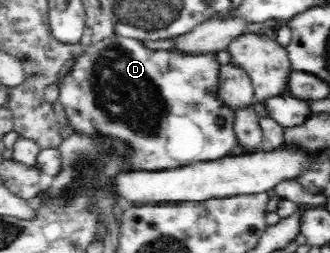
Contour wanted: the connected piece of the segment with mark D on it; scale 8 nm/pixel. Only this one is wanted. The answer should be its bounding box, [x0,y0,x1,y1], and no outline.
[59,35,237,169]

